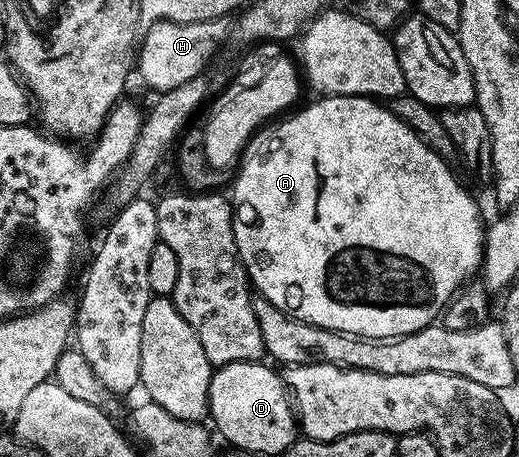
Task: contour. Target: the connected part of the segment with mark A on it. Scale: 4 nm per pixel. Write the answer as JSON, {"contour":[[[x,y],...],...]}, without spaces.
{"contour":[[[321,96],[316,100],[320,101],[305,109],[297,108],[288,115],[293,117],[285,116],[261,128],[244,146],[242,160],[238,165],[240,174],[236,177],[236,190],[230,193],[230,197],[234,202],[234,239],[240,252],[240,261],[248,273],[248,280],[259,296],[270,299],[270,303],[274,303],[274,307],[278,307],[283,313],[289,313],[300,321],[323,329],[385,339],[422,331],[443,314],[450,299],[456,295],[456,290],[471,278],[468,276],[475,269],[477,272],[481,268],[486,225],[485,222],[480,222],[480,209],[476,206],[475,199],[460,186],[454,170],[446,167],[440,156],[409,125],[395,117],[387,104],[370,97]]]}

